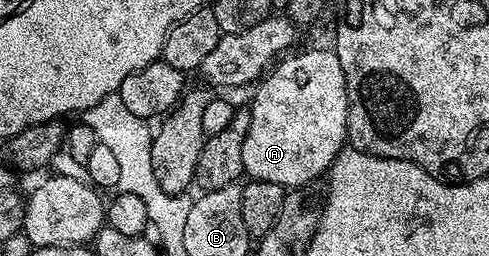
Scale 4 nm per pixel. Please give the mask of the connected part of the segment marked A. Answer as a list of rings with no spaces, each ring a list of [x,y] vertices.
[[[330,47],[297,53],[283,56],[253,90],[254,102],[248,105],[252,123],[244,139],[245,172],[255,181],[283,187],[314,183],[310,181],[329,170],[348,141],[348,95],[340,59]]]

